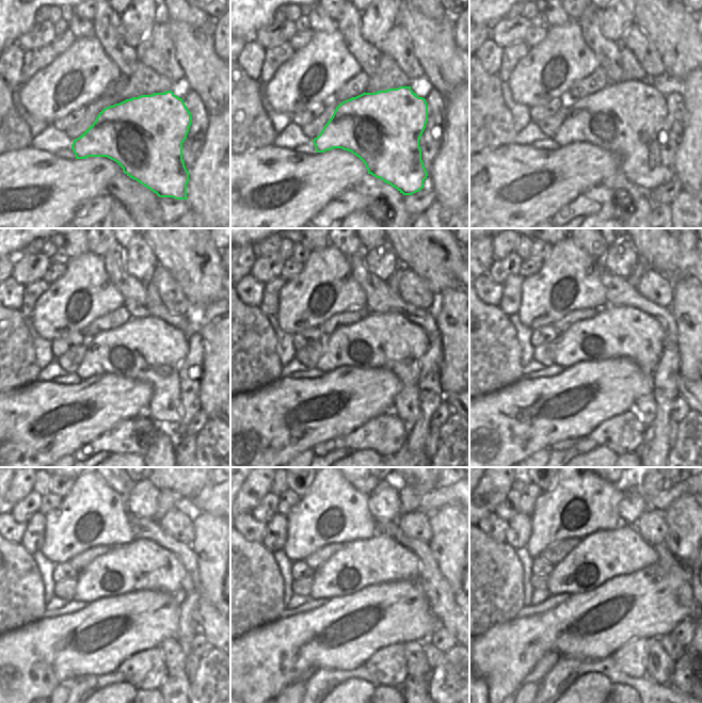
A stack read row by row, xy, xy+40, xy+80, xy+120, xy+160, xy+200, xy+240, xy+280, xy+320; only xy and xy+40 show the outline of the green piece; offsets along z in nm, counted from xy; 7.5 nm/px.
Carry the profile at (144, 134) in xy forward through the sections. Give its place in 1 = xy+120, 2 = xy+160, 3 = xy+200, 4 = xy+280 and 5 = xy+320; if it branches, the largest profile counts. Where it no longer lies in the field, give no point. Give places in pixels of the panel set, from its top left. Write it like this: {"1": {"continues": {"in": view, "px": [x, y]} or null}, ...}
{"1": {"continues": {"in": "xy+120", "px": [148, 349]}}, "2": {"continues": {"in": "xy+160", "px": [391, 341]}}, "3": {"continues": {"in": "xy+200", "px": [625, 332]}}, "4": {"continues": {"in": "xy+280", "px": [364, 562]}}, "5": {"continues": {"in": "xy+320", "px": [603, 555]}}}

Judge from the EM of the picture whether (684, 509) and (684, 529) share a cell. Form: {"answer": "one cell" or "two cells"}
{"answer": "one cell"}

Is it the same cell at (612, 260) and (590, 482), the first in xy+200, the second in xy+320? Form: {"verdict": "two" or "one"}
{"verdict": "two"}

